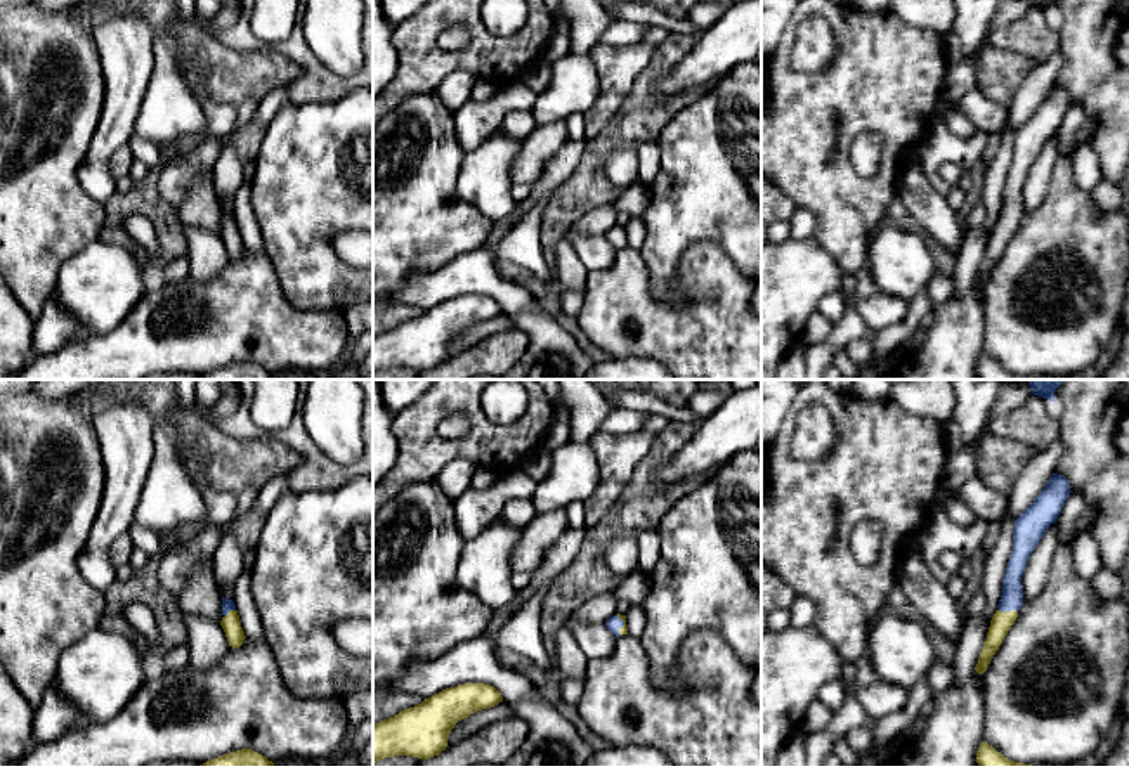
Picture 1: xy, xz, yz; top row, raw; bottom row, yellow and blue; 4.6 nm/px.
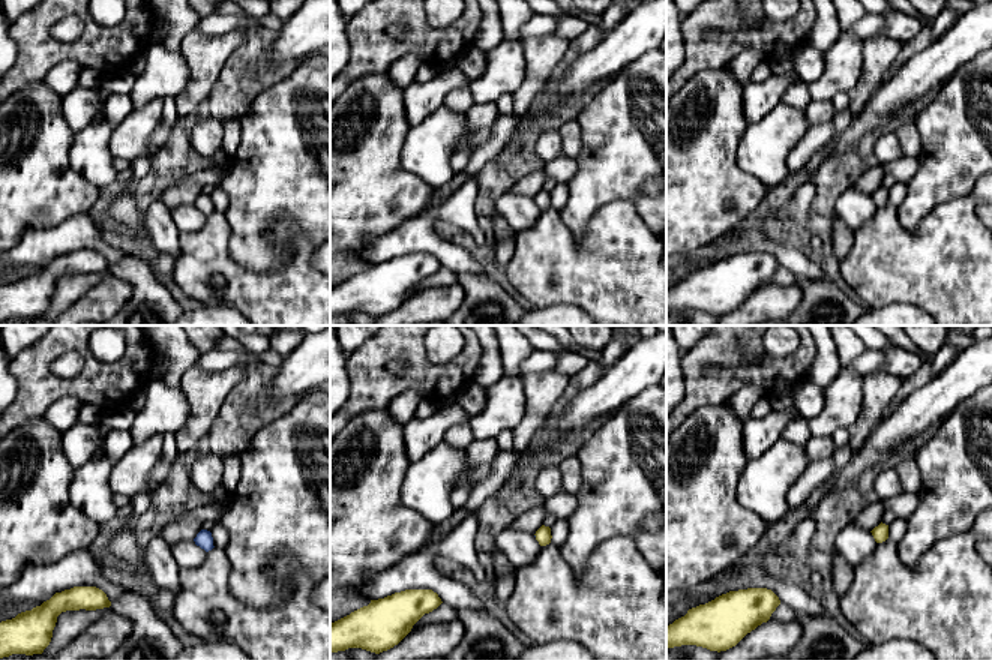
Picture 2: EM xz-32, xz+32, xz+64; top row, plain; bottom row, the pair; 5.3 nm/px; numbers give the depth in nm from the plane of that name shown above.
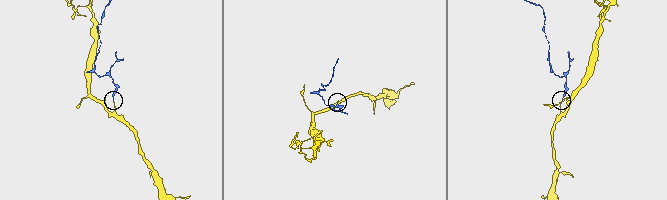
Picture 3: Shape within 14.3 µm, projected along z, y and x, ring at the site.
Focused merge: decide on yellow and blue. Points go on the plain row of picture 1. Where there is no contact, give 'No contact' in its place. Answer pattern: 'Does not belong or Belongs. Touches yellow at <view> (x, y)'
Belongs. Touches yellow at yz (1008, 224)

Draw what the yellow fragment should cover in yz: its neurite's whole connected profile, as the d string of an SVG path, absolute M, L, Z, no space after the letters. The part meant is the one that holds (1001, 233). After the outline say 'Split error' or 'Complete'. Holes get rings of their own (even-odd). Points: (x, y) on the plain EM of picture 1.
M1053 85L1035 113L1015 132L1013 163L1002 192L1002 206L990 232L975 282L983 286L1023 217L1021 187L1027 173L1070 107L1068 92Z. Split error

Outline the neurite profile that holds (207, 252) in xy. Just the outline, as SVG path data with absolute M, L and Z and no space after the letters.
M184 225L187 239L189 276L199 284L210 282L229 263L229 253L220 234Z

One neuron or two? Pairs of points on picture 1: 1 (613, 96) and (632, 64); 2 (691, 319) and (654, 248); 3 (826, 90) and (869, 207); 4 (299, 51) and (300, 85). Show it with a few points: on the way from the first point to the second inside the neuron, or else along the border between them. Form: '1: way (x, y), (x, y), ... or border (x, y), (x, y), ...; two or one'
1: way (613, 89), (625, 71); one
2: border (680, 264), (677, 286), (684, 302), (654, 300); two
3: way (821, 122), (821, 165), (838, 182); one
4: way (306, 59), (309, 63), (309, 77); one

